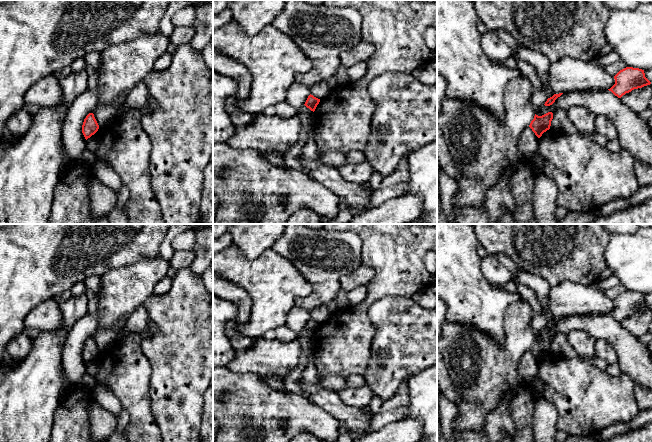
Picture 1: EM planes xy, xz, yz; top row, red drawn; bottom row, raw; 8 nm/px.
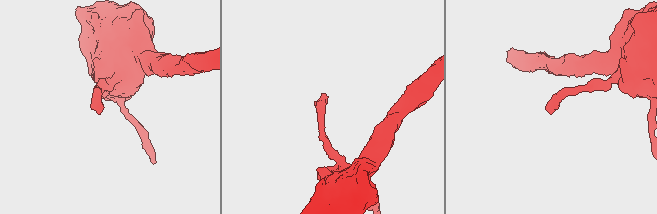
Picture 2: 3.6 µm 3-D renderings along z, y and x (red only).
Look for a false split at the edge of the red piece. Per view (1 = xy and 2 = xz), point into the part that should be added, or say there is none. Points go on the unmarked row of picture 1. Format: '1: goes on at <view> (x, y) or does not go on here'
1: does not go on here
2: does not go on here

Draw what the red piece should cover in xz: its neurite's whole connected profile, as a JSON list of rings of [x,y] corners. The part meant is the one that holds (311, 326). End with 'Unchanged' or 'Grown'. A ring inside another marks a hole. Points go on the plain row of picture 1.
[[[310,318],[304,329],[314,336],[319,326],[320,326],[320,323]]]. Unchanged

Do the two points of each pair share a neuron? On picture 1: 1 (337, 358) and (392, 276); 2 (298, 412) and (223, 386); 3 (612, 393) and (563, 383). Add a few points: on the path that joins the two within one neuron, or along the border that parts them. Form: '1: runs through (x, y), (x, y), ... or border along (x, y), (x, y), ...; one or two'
1: runs through (345, 338), (351, 330), (354, 319), (372, 296); one
2: runs through (279, 412), (252, 412), (242, 402); one
3: runs through (600, 393), (582, 393), (575, 387); one

